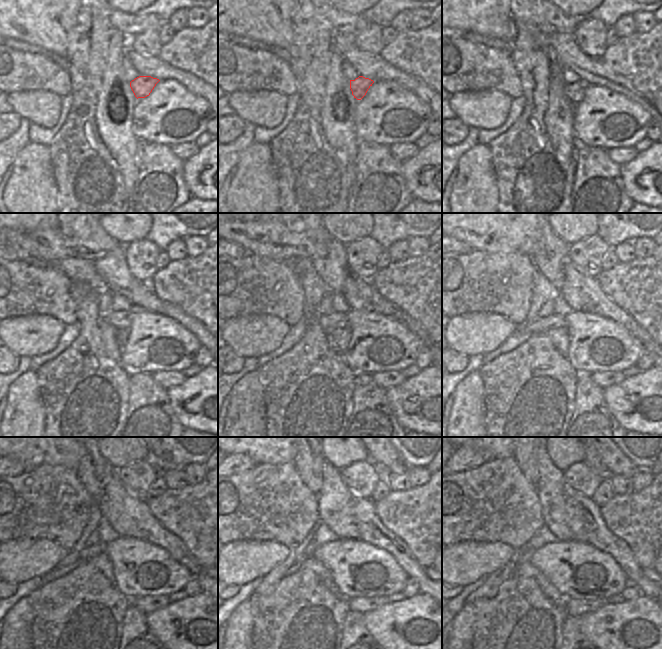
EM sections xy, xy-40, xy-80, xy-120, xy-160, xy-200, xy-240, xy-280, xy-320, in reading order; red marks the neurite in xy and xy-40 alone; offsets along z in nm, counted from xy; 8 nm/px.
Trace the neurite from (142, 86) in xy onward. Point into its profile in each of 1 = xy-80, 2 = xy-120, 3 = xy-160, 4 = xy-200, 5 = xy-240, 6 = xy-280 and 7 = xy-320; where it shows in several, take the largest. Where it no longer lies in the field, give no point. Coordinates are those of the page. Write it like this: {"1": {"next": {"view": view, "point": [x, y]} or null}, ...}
{"1": {"next": {"view": "xy-80", "point": [575, 91]}}, "2": {"next": {"view": "xy-120", "point": [121, 319]}}, "3": {"next": {"view": "xy-160", "point": [338, 319]}}, "4": {"next": {"view": "xy-200", "point": [542, 326]}}, "5": {"next": {"view": "xy-240", "point": [78, 551]}}, "6": {"next": {"view": "xy-280", "point": [269, 582]}}, "7": {"next": {"view": "xy-320", "point": [489, 588]}}}

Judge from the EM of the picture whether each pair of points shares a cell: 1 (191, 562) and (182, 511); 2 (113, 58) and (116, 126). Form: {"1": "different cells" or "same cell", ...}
{"1": "different cells", "2": "same cell"}

